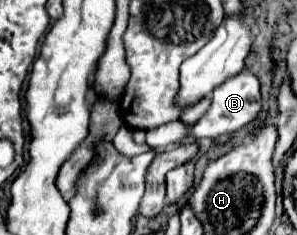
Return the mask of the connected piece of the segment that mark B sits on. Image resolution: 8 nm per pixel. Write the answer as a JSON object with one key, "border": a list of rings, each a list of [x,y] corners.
{"border":[[[240,71],[238,75],[232,75],[212,91],[212,105],[206,111],[206,115],[196,121],[188,135],[194,139],[216,139],[218,135],[230,135],[234,131],[240,131],[244,125],[248,125],[252,119],[258,117],[260,113],[260,83],[254,73],[250,71]]]}

